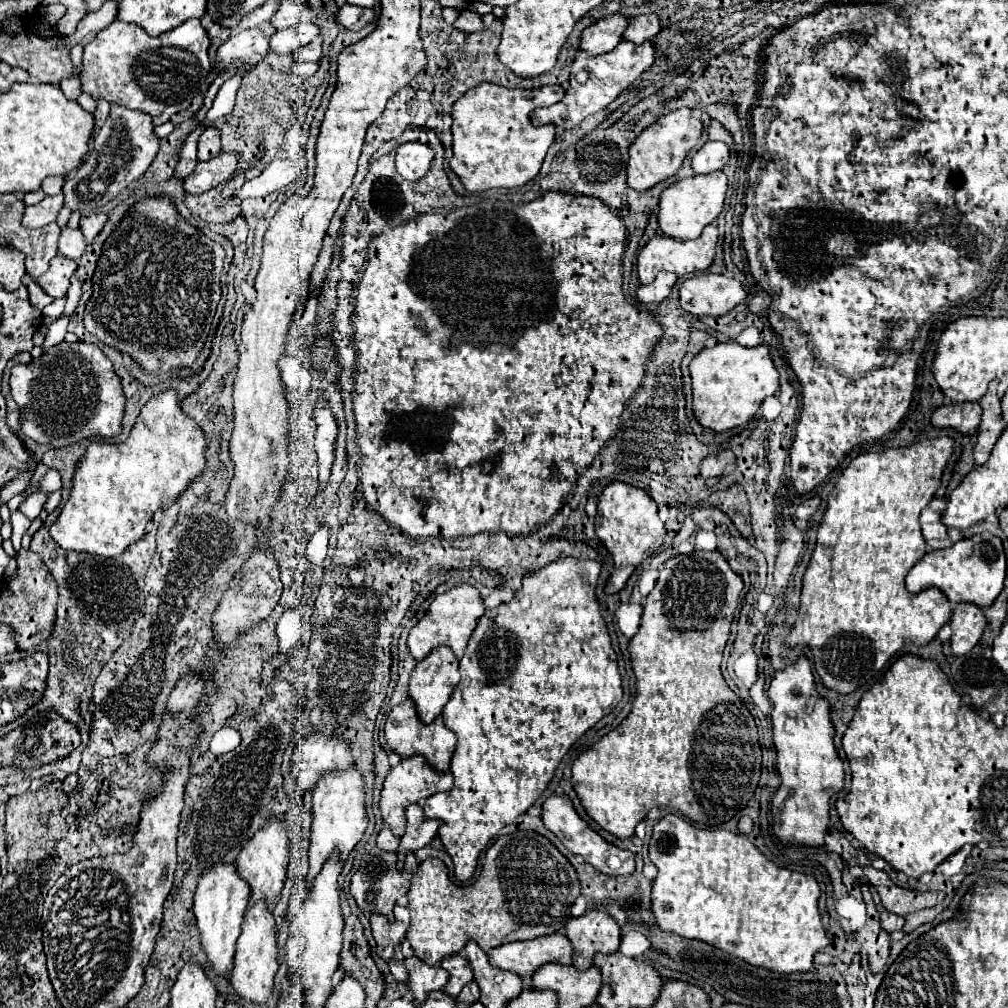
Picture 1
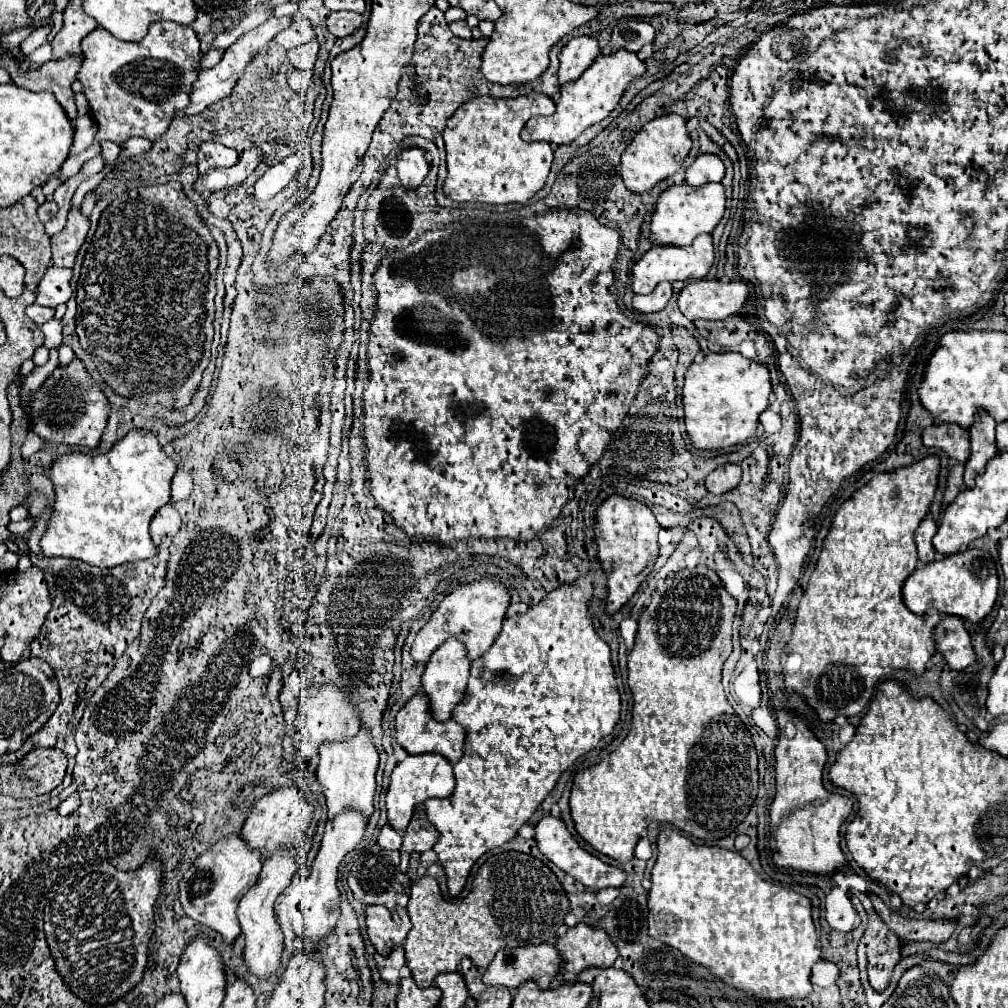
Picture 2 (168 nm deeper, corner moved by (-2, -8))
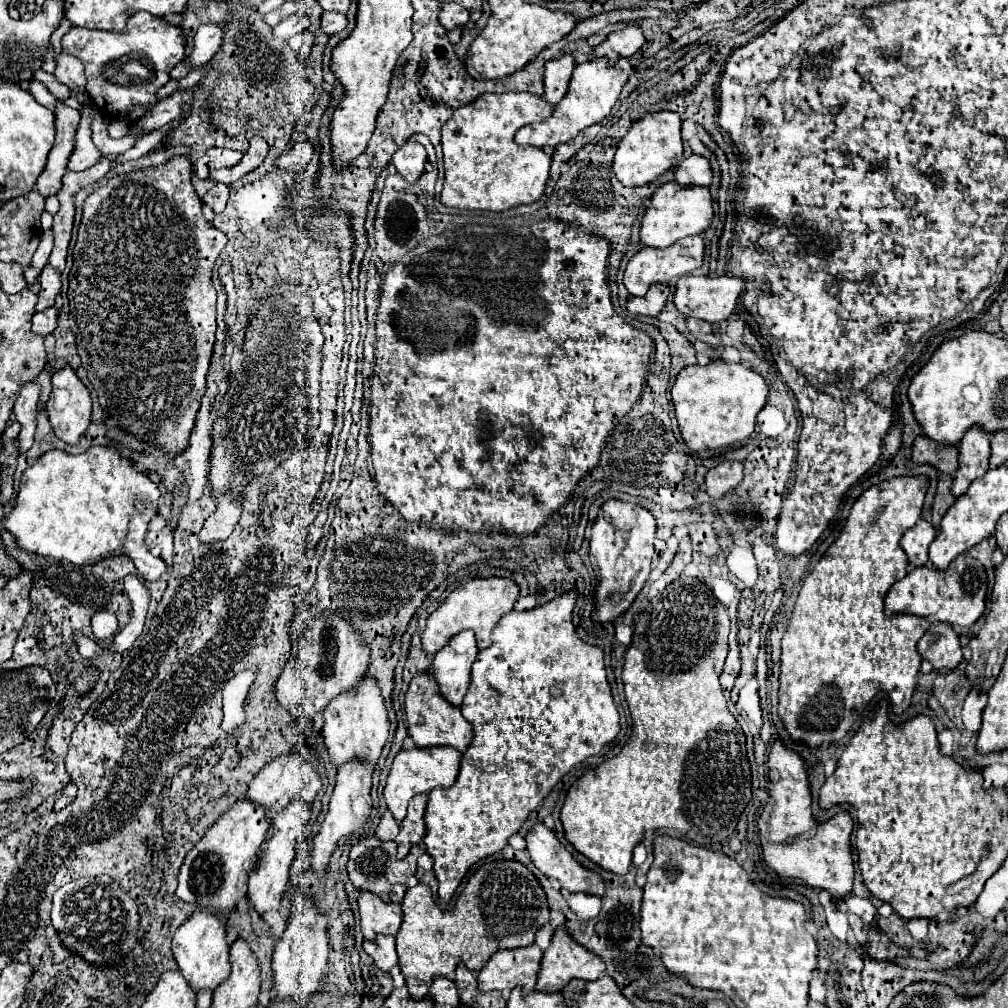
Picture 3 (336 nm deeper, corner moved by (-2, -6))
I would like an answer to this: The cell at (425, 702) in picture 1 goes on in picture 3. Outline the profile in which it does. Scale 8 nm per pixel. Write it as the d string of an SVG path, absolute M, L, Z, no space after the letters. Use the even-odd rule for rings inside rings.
M461 631L435 655L431 673L439 683L441 695L455 707L461 707L469 689L469 675L475 657L477 645L473 631Z

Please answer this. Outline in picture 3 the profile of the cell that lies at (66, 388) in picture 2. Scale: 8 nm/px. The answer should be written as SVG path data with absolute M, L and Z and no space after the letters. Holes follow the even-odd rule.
M71 367L53 375L53 391L45 403L53 433L69 445L77 445L91 423L91 393Z

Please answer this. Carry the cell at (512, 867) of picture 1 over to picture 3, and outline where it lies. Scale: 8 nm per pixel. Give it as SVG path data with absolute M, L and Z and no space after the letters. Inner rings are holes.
M497 859L483 863L473 877L469 879L465 891L459 895L455 907L451 911L439 909L439 905L433 899L433 893L429 885L417 883L415 887L407 889L403 905L403 925L397 933L397 955L399 955L399 967L405 977L405 985L415 999L423 999L429 993L429 985L433 977L451 977L455 973L457 963L465 963L467 969L479 971L491 955L495 955L499 949L517 949L527 947L535 943L535 933L549 923L549 903L545 897L545 891L541 889L541 883L537 877L519 861L515 859Z

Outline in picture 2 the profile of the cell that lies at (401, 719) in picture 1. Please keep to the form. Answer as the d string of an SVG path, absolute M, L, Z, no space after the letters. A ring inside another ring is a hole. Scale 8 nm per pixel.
M417 693L413 695L403 709L397 713L395 717L395 737L397 741L403 745L403 749L409 755L417 755L417 753L439 753L443 757L447 757L451 763L457 763L463 757L463 745L465 745L465 729L463 725L459 725L457 721L449 719L449 721L437 721L431 715L431 707L429 707L429 699L425 693Z

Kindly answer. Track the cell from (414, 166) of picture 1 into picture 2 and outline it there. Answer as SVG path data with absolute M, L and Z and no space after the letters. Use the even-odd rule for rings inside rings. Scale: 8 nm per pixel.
M411 147L411 149L401 151L397 157L397 171L399 171L399 179L405 187L409 187L409 189L419 187L429 171L429 163L425 159L423 149Z

